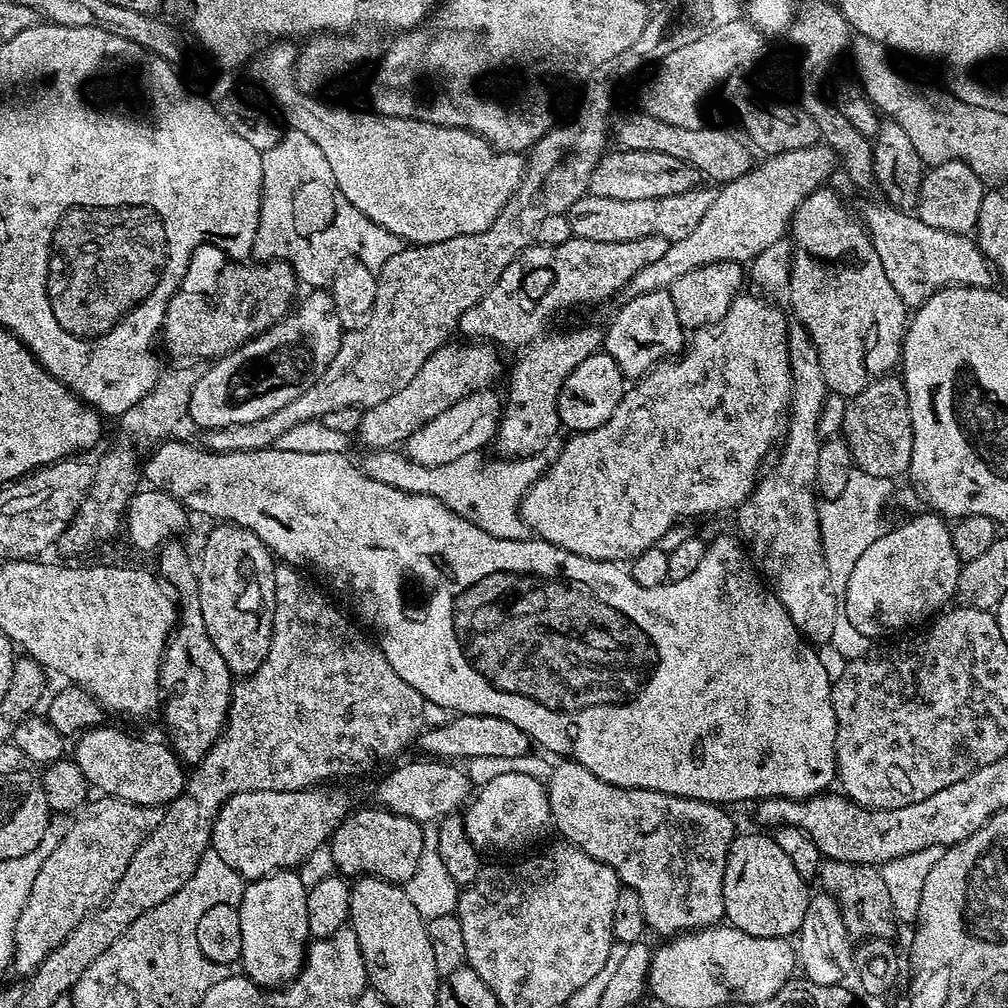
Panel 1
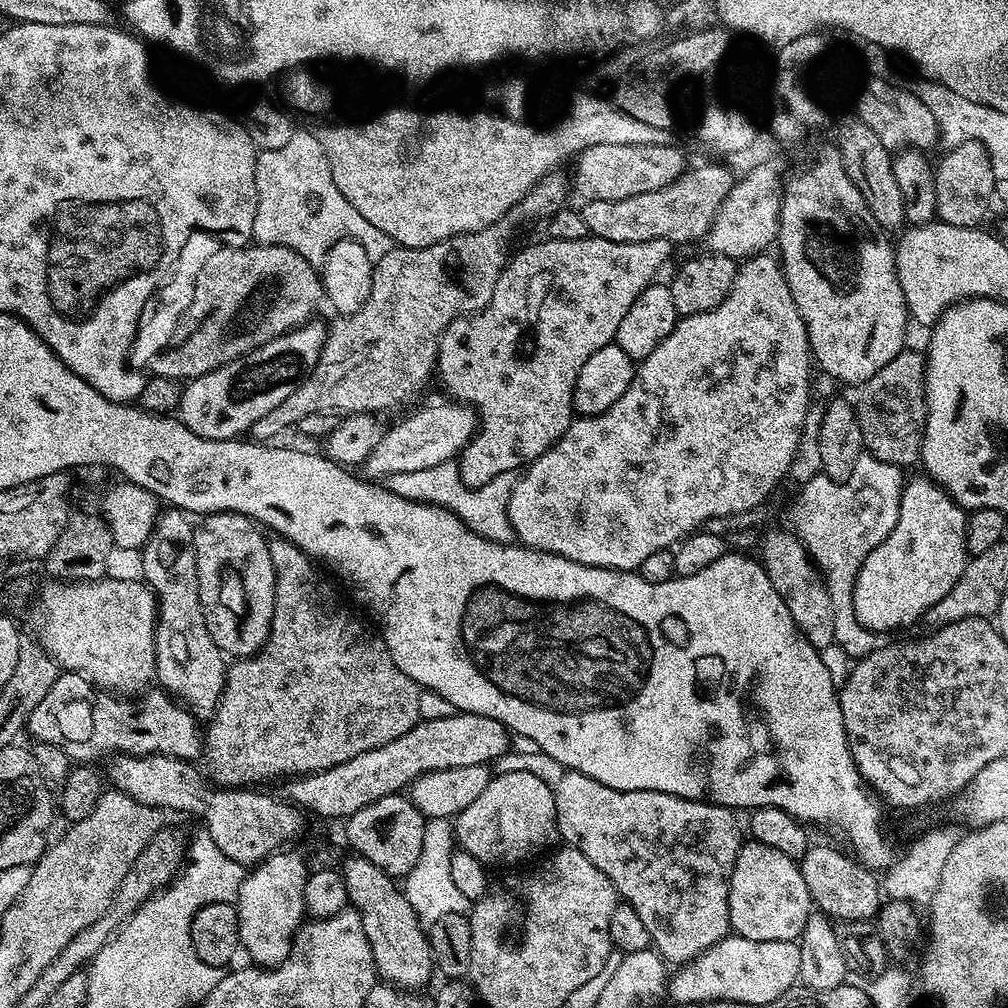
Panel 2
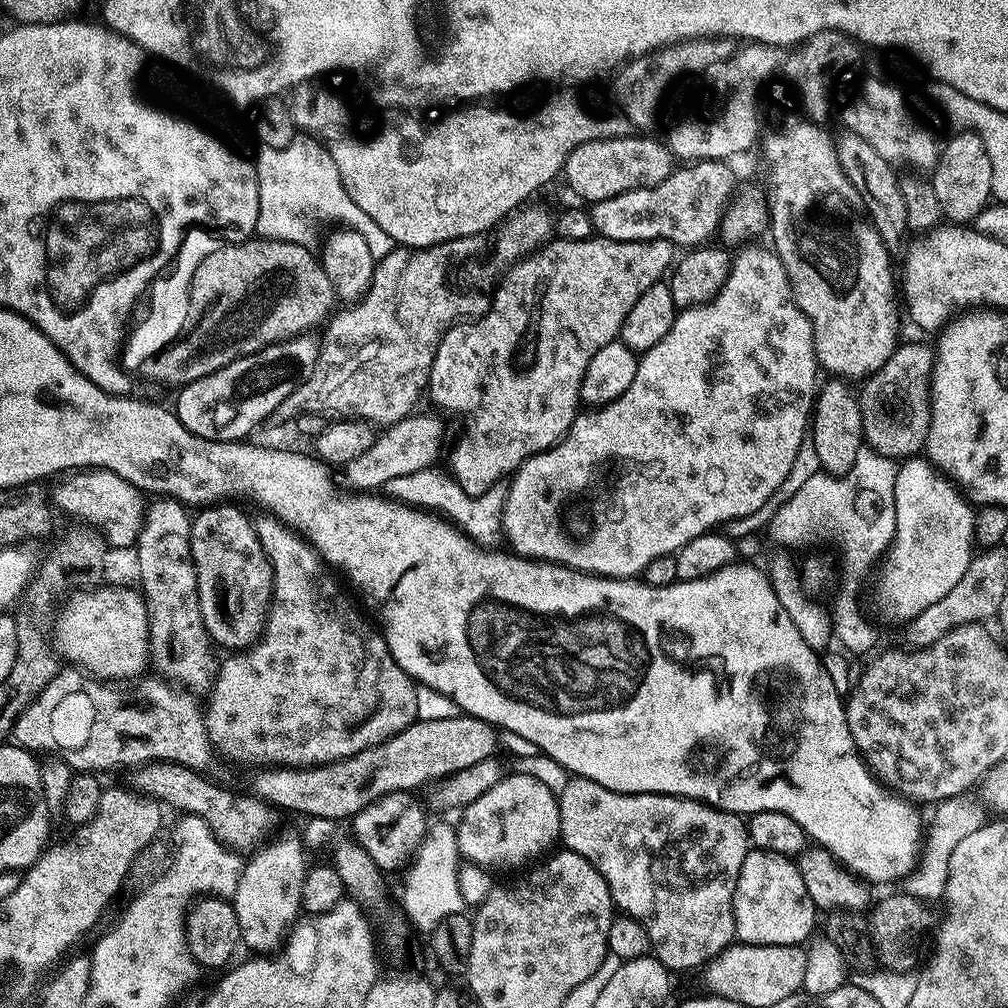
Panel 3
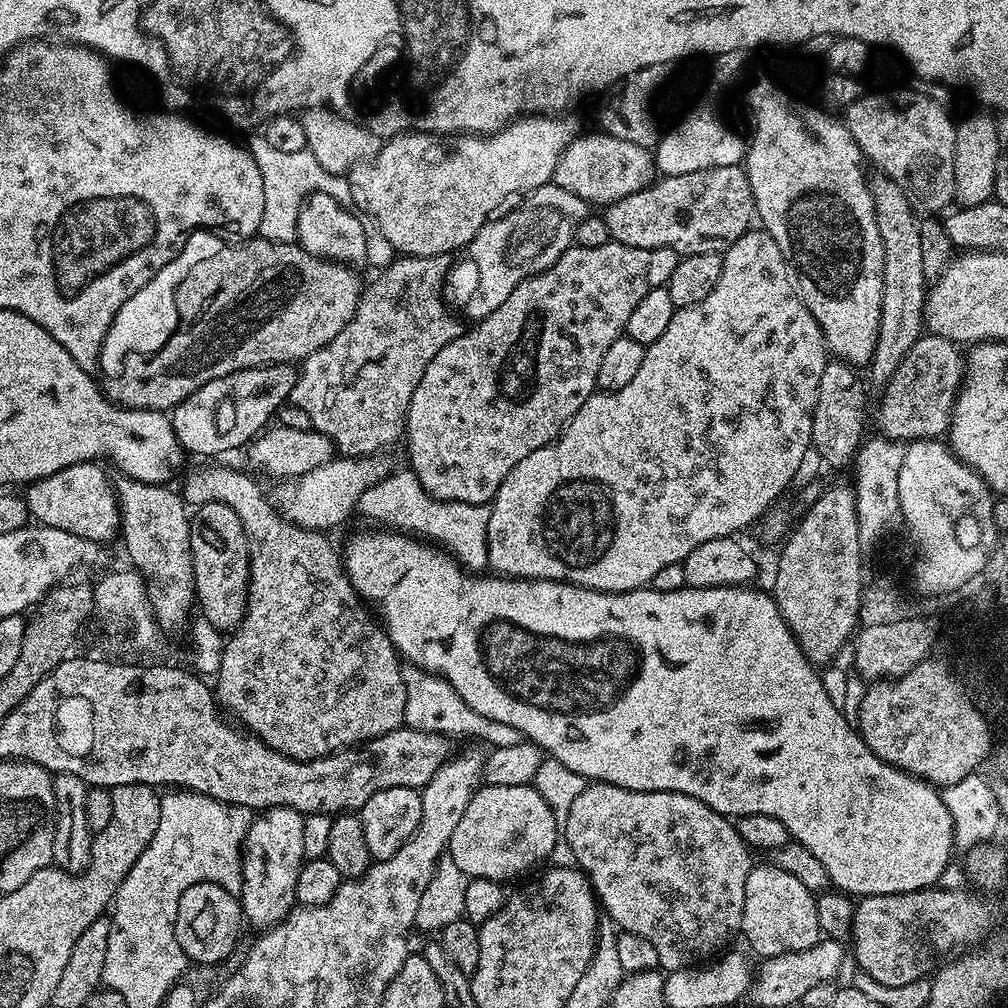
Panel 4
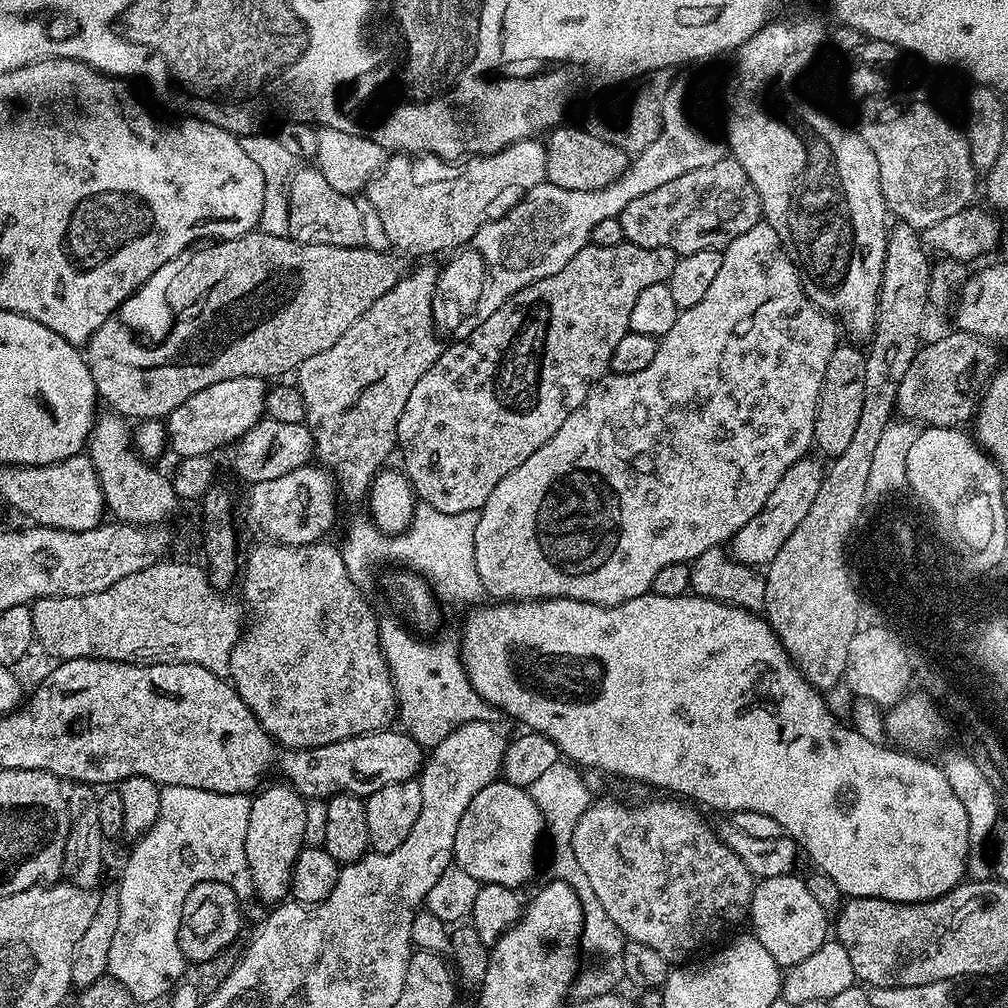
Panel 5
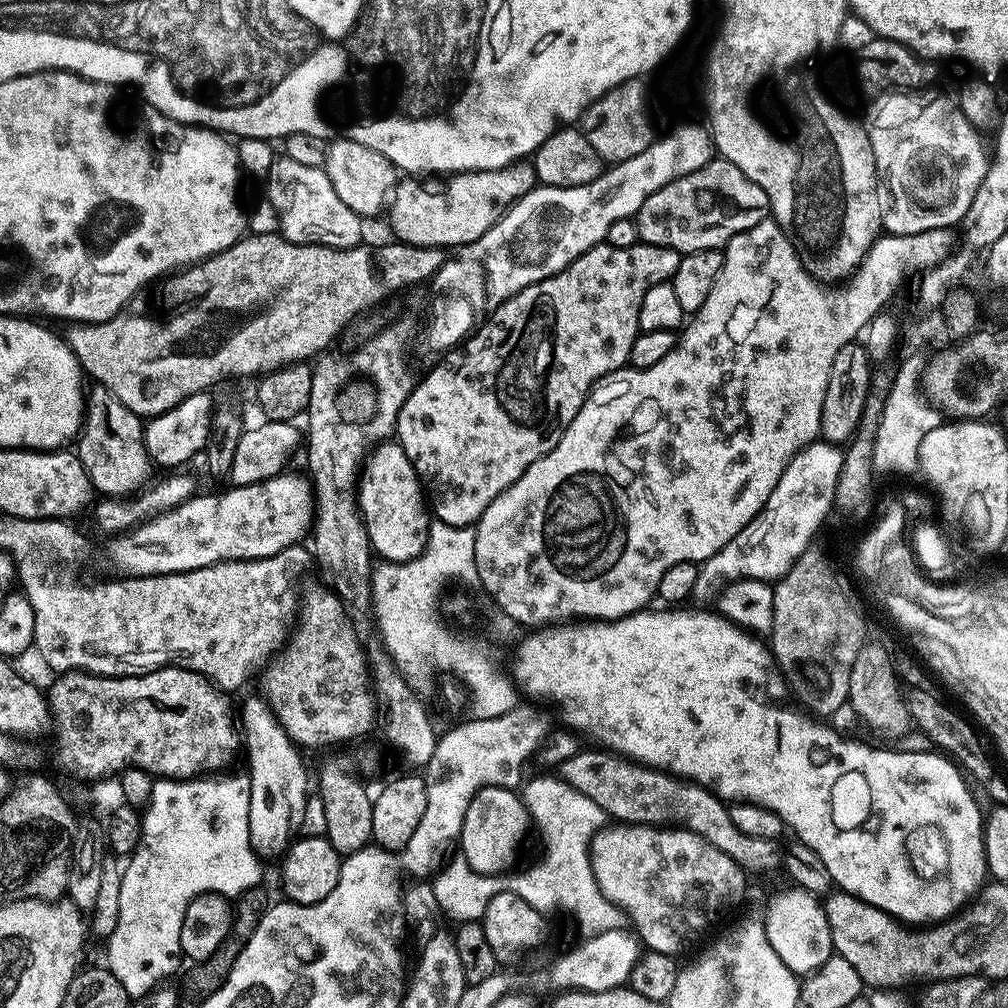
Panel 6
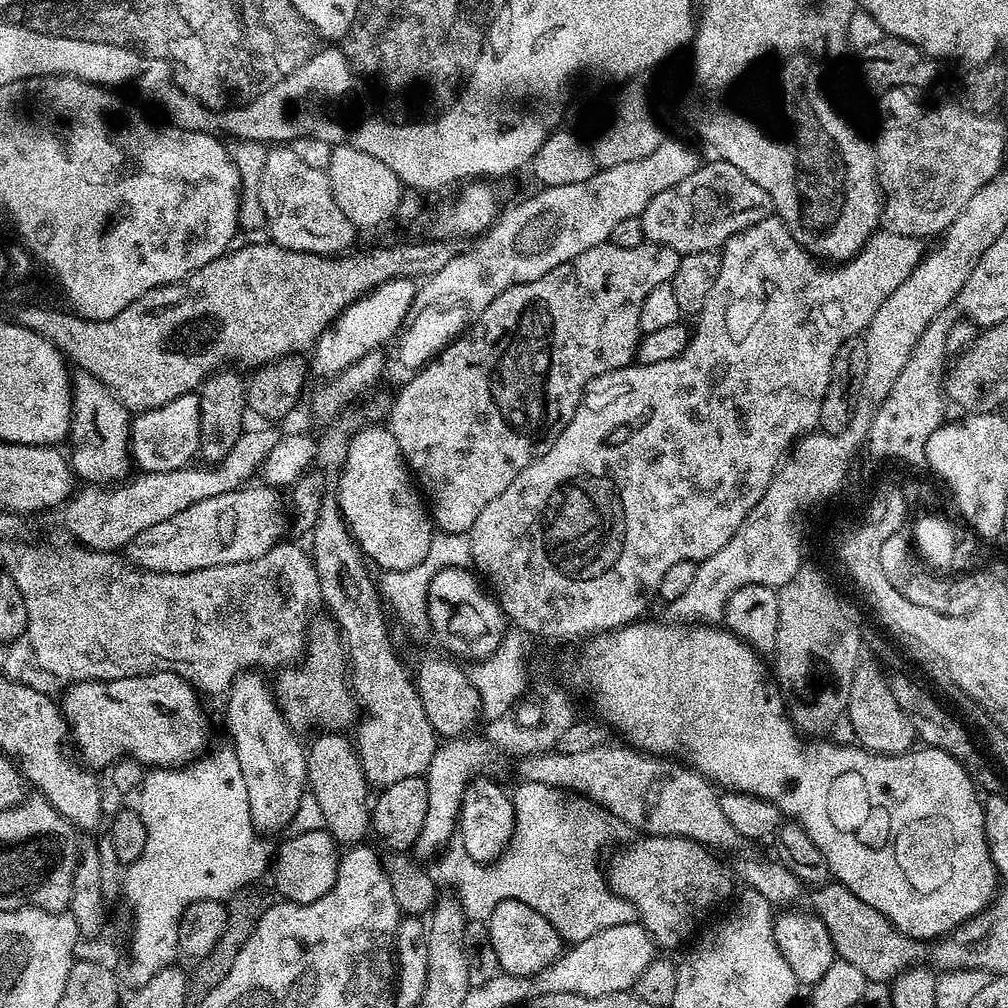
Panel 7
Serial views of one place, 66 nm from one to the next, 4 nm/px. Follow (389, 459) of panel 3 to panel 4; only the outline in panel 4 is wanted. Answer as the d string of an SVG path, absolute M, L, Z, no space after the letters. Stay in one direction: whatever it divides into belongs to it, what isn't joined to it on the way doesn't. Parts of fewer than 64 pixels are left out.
M383 455L346 456L333 458L322 466L306 474L289 479L276 492L274 507L281 516L296 524L299 528L311 530L329 530L336 528L351 512L357 511L361 500L371 493L385 478L390 475L390 467Z

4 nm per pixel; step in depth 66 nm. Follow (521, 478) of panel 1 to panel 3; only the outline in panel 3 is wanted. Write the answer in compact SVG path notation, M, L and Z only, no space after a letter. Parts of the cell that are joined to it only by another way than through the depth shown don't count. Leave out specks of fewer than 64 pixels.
M435 467L422 469L409 476L394 478L386 482L383 491L392 500L402 505L411 506L419 510L427 510L439 514L455 524L464 535L469 536L477 546L492 546L502 536L502 517L504 514L504 498L506 488L503 483L495 484L489 492L481 496L471 496L458 486L458 482L451 475L435 472Z

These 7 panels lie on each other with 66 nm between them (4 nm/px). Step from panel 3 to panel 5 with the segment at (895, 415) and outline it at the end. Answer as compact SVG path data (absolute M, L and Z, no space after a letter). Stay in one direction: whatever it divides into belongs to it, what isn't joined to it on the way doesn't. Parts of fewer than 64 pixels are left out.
M952 330L949 336L940 336L933 344L925 343L920 353L910 362L910 370L898 386L896 412L905 421L930 428L960 428L973 419L978 407L976 394L983 393L993 371L992 352L979 336Z

